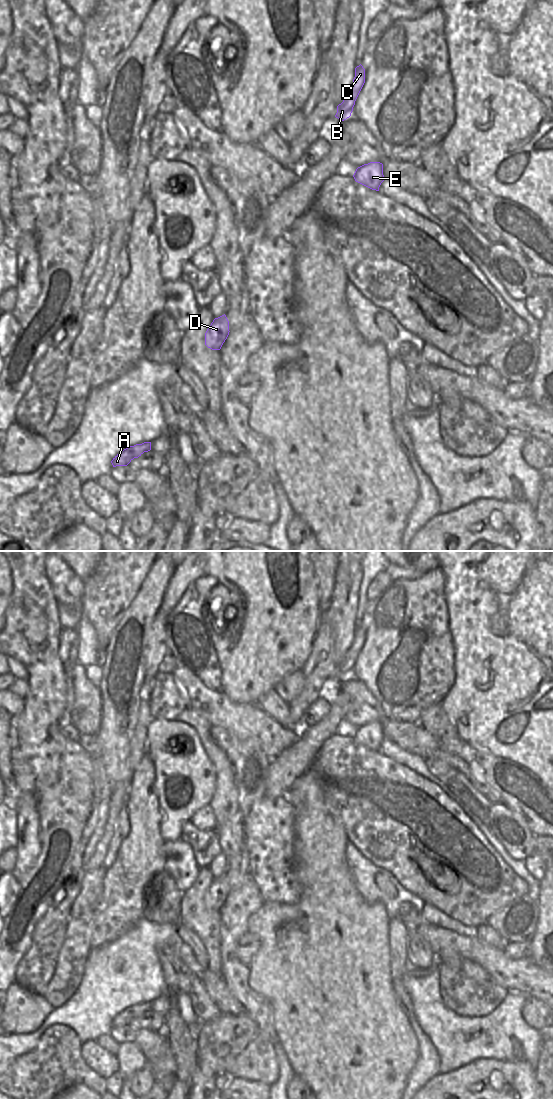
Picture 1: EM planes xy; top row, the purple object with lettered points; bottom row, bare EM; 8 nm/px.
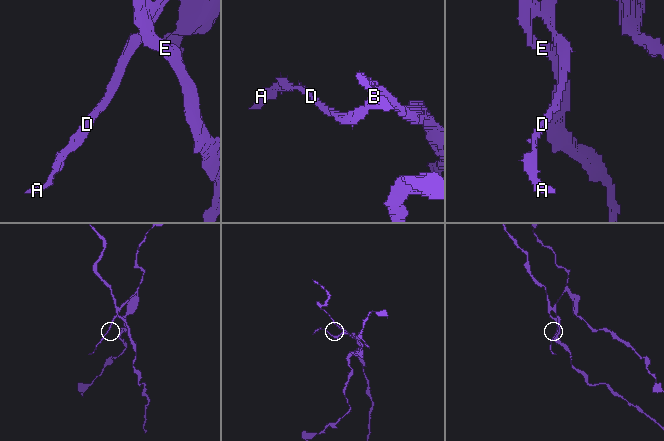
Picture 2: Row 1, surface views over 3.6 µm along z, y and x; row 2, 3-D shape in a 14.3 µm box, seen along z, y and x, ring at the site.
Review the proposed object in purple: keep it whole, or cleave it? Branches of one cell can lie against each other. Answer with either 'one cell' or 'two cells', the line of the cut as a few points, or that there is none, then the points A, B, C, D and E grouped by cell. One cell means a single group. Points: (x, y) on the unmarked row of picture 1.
two cells | xy (346, 656), (343, 661) | A B C D / E

